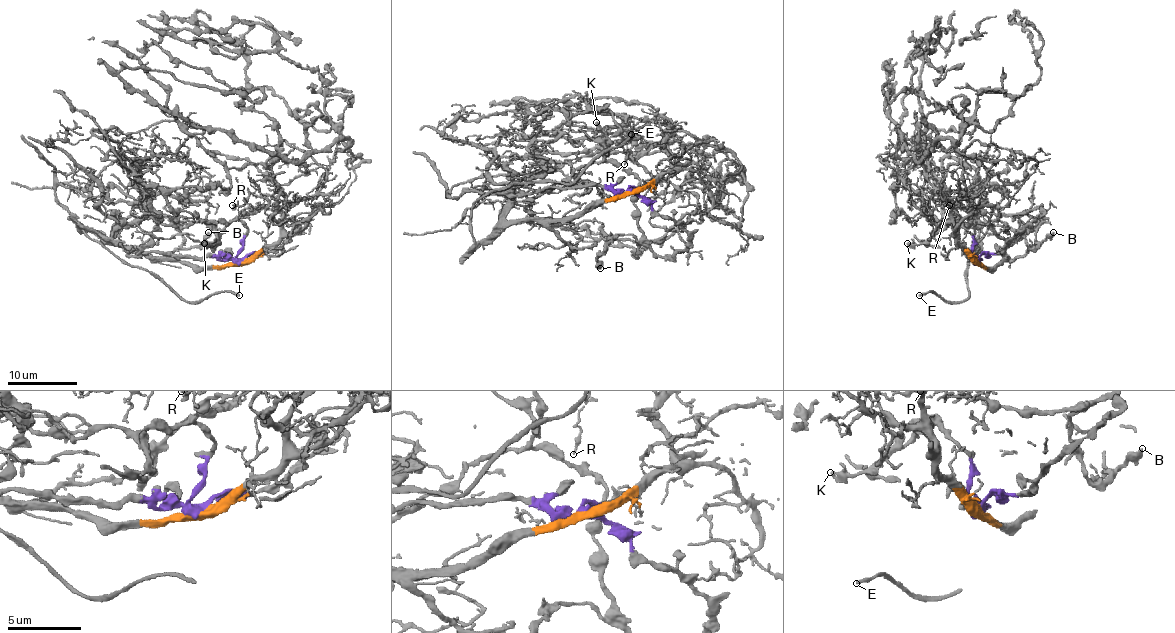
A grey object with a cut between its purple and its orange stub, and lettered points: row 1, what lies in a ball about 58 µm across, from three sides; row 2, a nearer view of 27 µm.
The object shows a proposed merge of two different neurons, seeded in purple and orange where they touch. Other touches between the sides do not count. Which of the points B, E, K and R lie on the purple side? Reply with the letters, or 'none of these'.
B, K

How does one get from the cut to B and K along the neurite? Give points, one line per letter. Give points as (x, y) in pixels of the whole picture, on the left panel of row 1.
B: (239, 262), (278, 250), (295, 224), (264, 208), (250, 210), (225, 227), (213, 248), (205, 239), (208, 232)
K: (239, 262), (246, 234), (239, 220), (218, 222), (213, 227), (215, 241), (205, 243)

